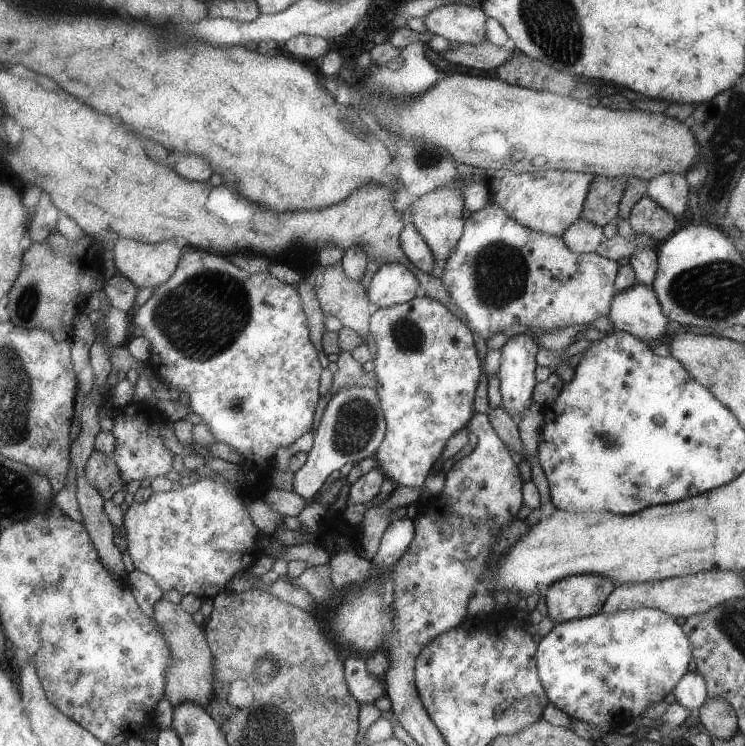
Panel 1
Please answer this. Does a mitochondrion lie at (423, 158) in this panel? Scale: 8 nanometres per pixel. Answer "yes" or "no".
yes

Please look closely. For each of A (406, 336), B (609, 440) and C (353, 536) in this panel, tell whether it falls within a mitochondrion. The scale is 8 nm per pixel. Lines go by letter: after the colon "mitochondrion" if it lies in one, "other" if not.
A: mitochondrion
B: mitochondrion
C: other

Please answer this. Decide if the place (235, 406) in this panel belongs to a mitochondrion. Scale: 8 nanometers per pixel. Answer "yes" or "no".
yes

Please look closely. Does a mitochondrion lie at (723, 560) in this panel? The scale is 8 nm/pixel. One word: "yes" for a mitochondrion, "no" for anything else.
no

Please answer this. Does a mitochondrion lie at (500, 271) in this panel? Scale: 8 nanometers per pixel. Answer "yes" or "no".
yes

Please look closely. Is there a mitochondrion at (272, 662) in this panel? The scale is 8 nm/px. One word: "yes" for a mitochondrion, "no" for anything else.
yes

